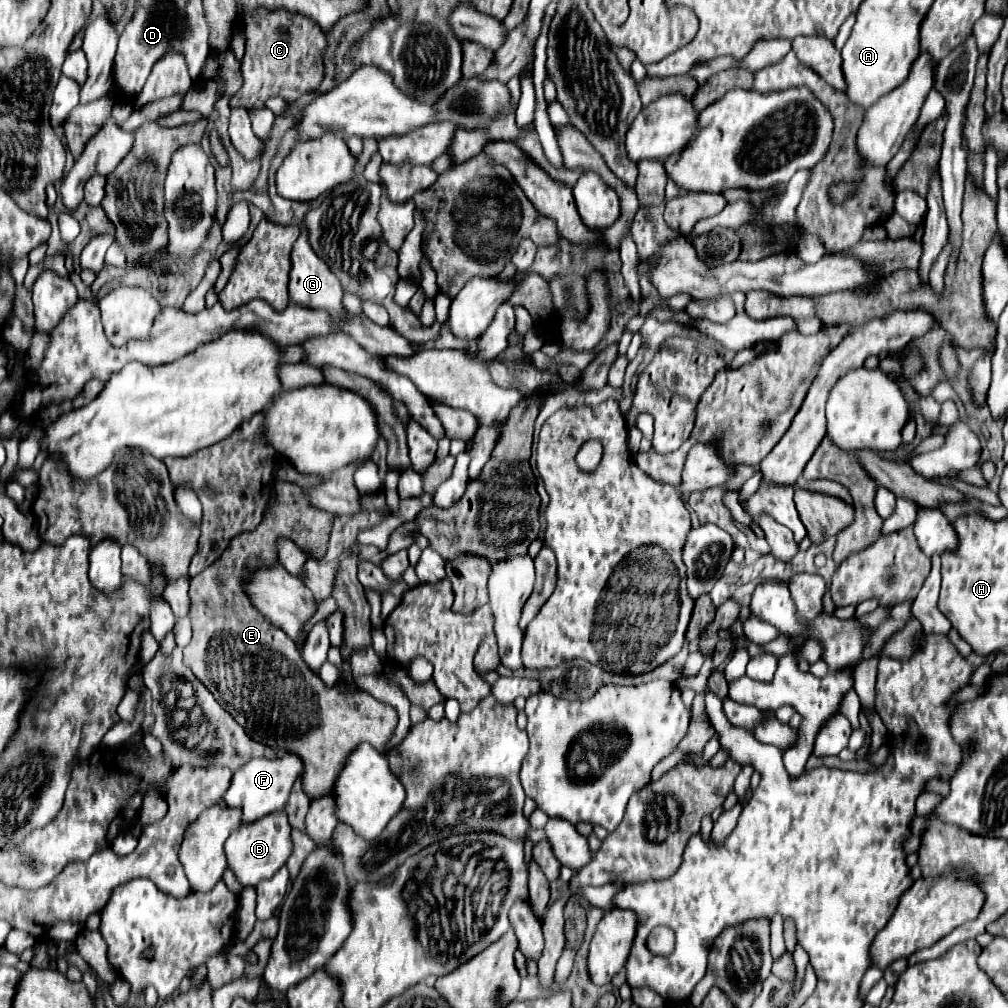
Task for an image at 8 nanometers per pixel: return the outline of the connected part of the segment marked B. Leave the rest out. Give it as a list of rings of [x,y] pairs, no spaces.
[[[276,811],[274,815],[266,815],[254,823],[240,825],[226,841],[224,853],[228,861],[228,869],[232,869],[234,877],[242,887],[256,887],[260,881],[270,879],[274,871],[278,871],[292,853],[290,825],[284,811]]]

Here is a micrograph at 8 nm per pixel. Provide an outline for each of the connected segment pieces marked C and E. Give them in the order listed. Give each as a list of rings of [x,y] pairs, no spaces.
[[[256,9],[244,17],[244,33],[248,39],[246,55],[240,65],[244,85],[232,97],[230,107],[264,107],[264,101],[270,95],[280,95],[292,103],[320,85],[326,37],[312,17],[288,9]]]
[[[276,481],[264,521],[258,525],[258,529],[252,531],[250,535],[240,535],[232,539],[230,547],[222,553],[222,559],[218,559],[214,567],[208,567],[206,571],[202,571],[190,581],[190,599],[192,599],[190,619],[192,619],[194,635],[192,635],[190,645],[184,649],[184,665],[192,669],[192,673],[206,685],[206,689],[214,695],[220,707],[228,711],[254,741],[264,743],[272,749],[294,753],[302,759],[302,765],[304,765],[302,789],[310,799],[330,793],[346,755],[350,755],[350,751],[358,743],[366,741],[372,747],[382,749],[388,743],[390,735],[394,733],[398,717],[390,705],[376,701],[366,691],[354,691],[354,689],[342,691],[338,683],[334,687],[326,687],[318,679],[318,675],[310,671],[310,667],[304,663],[300,651],[294,647],[294,643],[290,643],[290,637],[286,637],[280,629],[276,629],[250,603],[250,597],[244,591],[244,579],[240,577],[240,573],[246,565],[272,567],[274,563],[278,563],[278,551],[276,551],[278,537],[292,539],[304,553],[308,553],[308,557],[316,561],[324,559],[332,523],[334,523],[334,515],[310,507],[302,487],[298,487],[296,483]]]

